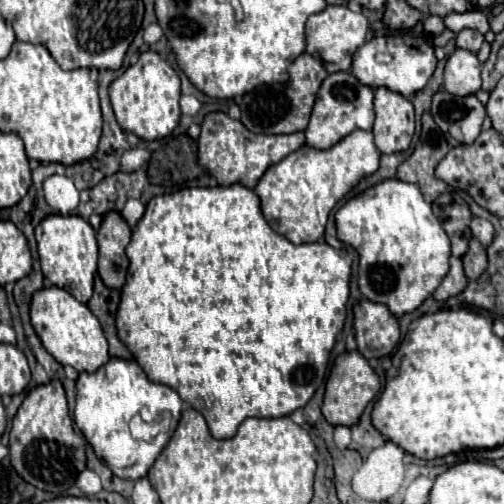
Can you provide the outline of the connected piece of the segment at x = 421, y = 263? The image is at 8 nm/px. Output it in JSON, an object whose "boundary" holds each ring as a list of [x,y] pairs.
{"boundary":[[[398,178],[382,180],[364,190],[362,194],[346,200],[338,208],[334,218],[336,218],[338,240],[354,246],[360,254],[360,266],[358,266],[360,292],[372,302],[386,304],[394,316],[402,316],[416,310],[434,292],[434,288],[442,282],[442,278],[448,272],[450,240],[416,184],[402,182]]]}

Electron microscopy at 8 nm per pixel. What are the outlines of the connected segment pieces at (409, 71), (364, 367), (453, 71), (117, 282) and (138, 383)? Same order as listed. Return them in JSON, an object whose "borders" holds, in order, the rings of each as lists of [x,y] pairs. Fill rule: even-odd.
{"borders":[[[[406,32],[372,38],[362,48],[358,48],[358,52],[354,52],[352,58],[352,74],[358,78],[360,84],[366,84],[370,88],[384,86],[406,98],[412,98],[414,92],[426,86],[434,68],[436,68],[436,56],[432,44],[426,38],[414,38],[412,34]]],[[[344,352],[334,360],[334,366],[330,370],[328,382],[326,382],[326,394],[324,394],[324,404],[322,404],[322,414],[332,426],[352,426],[358,422],[358,416],[366,408],[366,404],[378,394],[380,390],[380,380],[376,372],[370,368],[368,360],[358,352]]],[[[456,48],[444,68],[444,88],[454,96],[470,96],[480,90],[480,62],[474,52]]],[[[110,210],[104,214],[102,224],[98,228],[98,274],[102,276],[104,284],[110,288],[122,288],[126,270],[128,270],[128,258],[124,248],[130,242],[130,226],[122,218],[120,212]]],[[[110,358],[96,372],[92,374],[82,372],[76,380],[76,408],[74,408],[76,426],[82,430],[86,440],[92,444],[96,456],[116,476],[122,476],[122,478],[138,480],[148,474],[150,466],[158,458],[158,452],[162,452],[162,448],[170,440],[180,420],[180,410],[182,410],[180,396],[166,384],[150,382],[136,360]],[[160,410],[168,410],[172,414],[170,430],[160,432],[152,442],[132,438],[130,428],[128,428],[130,418],[134,414],[140,414],[144,420],[152,420],[158,416]]]]}

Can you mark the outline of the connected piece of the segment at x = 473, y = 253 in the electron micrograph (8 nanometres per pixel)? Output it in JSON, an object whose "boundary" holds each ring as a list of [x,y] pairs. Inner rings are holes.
{"boundary":[[[472,238],[470,244],[468,244],[468,252],[462,256],[462,262],[464,262],[466,278],[468,278],[468,280],[478,280],[478,276],[480,276],[480,274],[486,270],[486,266],[488,266],[486,248],[484,248],[476,238]]]}

